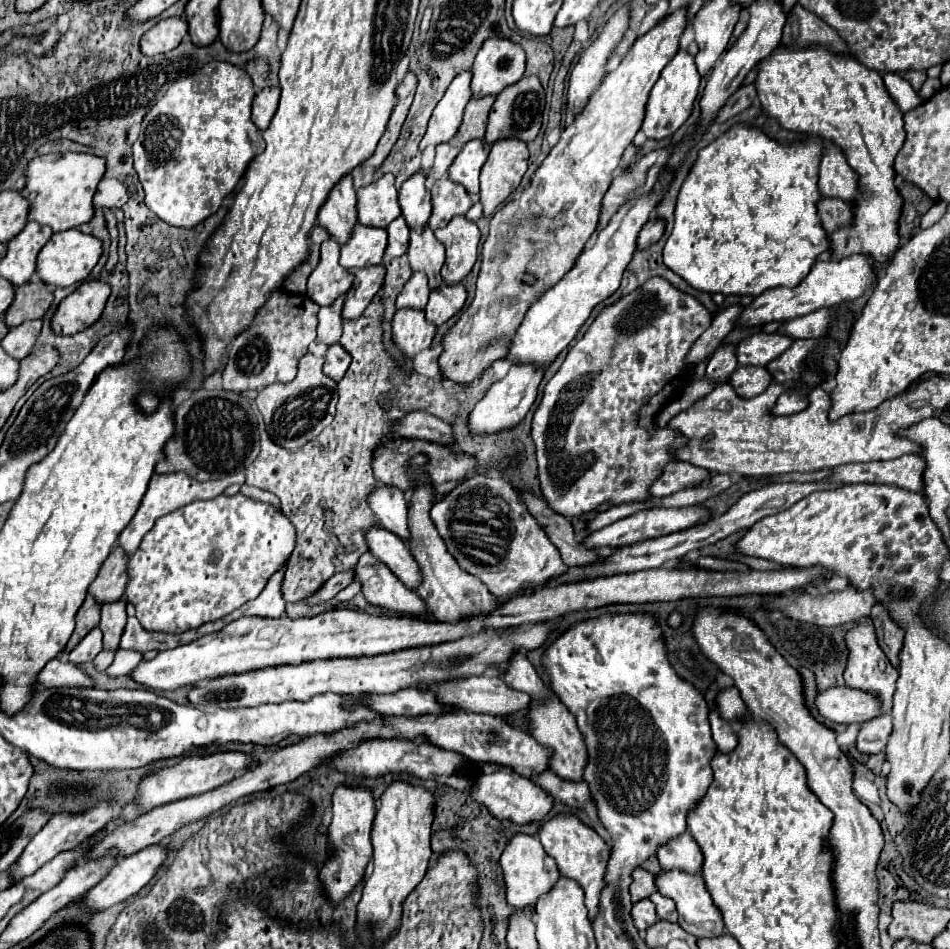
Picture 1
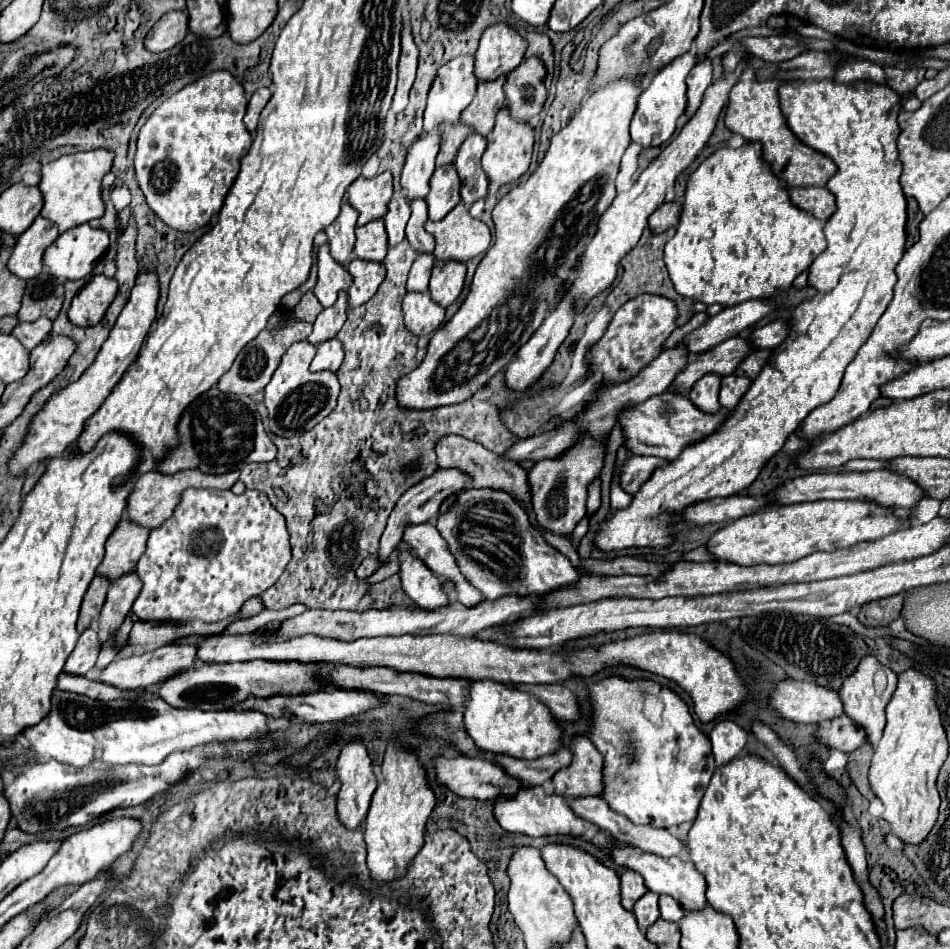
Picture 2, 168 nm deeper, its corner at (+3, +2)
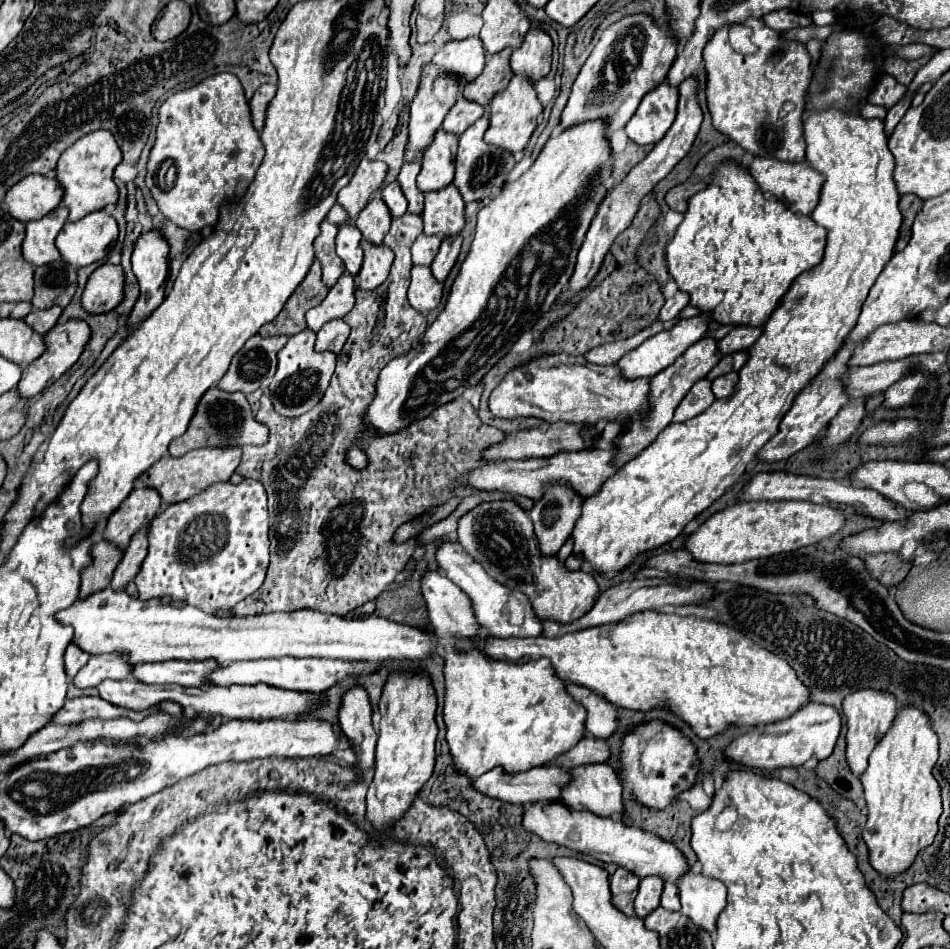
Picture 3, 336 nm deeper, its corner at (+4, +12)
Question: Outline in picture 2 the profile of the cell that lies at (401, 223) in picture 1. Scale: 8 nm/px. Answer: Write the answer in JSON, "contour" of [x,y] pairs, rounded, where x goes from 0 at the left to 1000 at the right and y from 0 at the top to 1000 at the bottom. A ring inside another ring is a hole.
{"contour":[[[417,205],[411,216],[408,216],[408,224],[404,229],[406,235],[406,243],[408,243],[408,254],[411,258],[419,258],[425,254],[425,241],[427,241],[427,233],[432,229],[432,214],[427,212],[427,208]]]}

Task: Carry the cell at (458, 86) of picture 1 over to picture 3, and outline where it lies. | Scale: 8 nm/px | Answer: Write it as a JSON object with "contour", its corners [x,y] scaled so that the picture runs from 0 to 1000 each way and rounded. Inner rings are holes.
{"contour":[[[502,37],[485,43],[473,43],[456,60],[456,66],[468,71],[473,77],[489,79],[492,85],[498,85],[511,71],[511,52]]]}

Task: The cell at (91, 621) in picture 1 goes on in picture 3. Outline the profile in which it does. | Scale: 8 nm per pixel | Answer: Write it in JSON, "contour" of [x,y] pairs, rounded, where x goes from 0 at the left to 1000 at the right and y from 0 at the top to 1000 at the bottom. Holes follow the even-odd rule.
{"contour":[[[102,570],[96,576],[96,595],[92,595],[85,602],[85,621],[83,621],[83,629],[89,631],[92,627],[96,627],[98,623],[106,623],[111,619],[115,619],[119,602],[123,597],[123,593],[127,591],[129,581],[115,572],[115,570]]]}

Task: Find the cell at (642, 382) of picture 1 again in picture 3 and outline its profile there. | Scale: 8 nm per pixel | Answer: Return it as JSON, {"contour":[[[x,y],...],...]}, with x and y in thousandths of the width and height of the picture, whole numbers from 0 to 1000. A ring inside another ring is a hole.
{"contour":[[[591,511],[578,513],[574,524],[563,530],[557,545],[574,587],[586,585],[591,574],[599,568],[603,553],[612,543],[612,530],[614,526],[609,522]]]}

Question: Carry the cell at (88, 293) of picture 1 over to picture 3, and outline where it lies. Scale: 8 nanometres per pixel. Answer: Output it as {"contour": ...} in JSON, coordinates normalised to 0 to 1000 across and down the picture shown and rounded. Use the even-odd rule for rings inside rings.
{"contour":[[[111,277],[102,281],[89,302],[89,309],[85,313],[87,326],[92,330],[115,330],[119,328],[127,315],[129,315],[129,300],[132,290],[127,279]]]}

